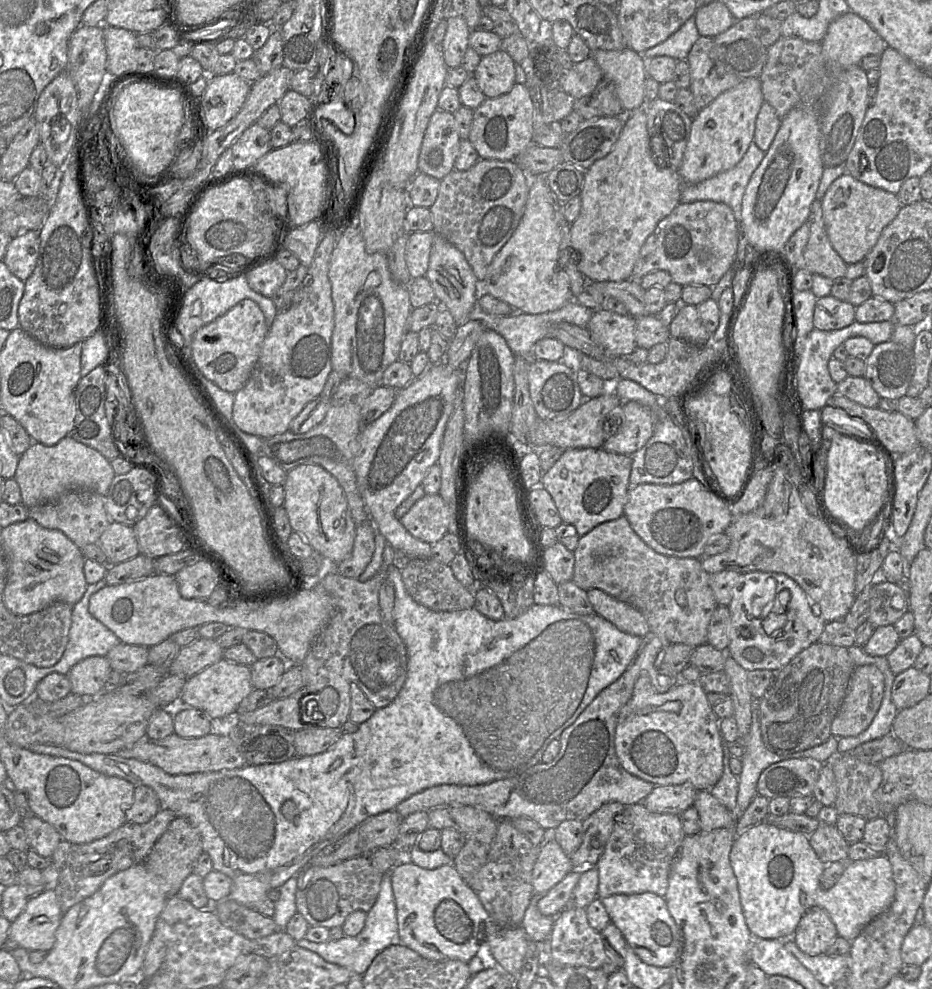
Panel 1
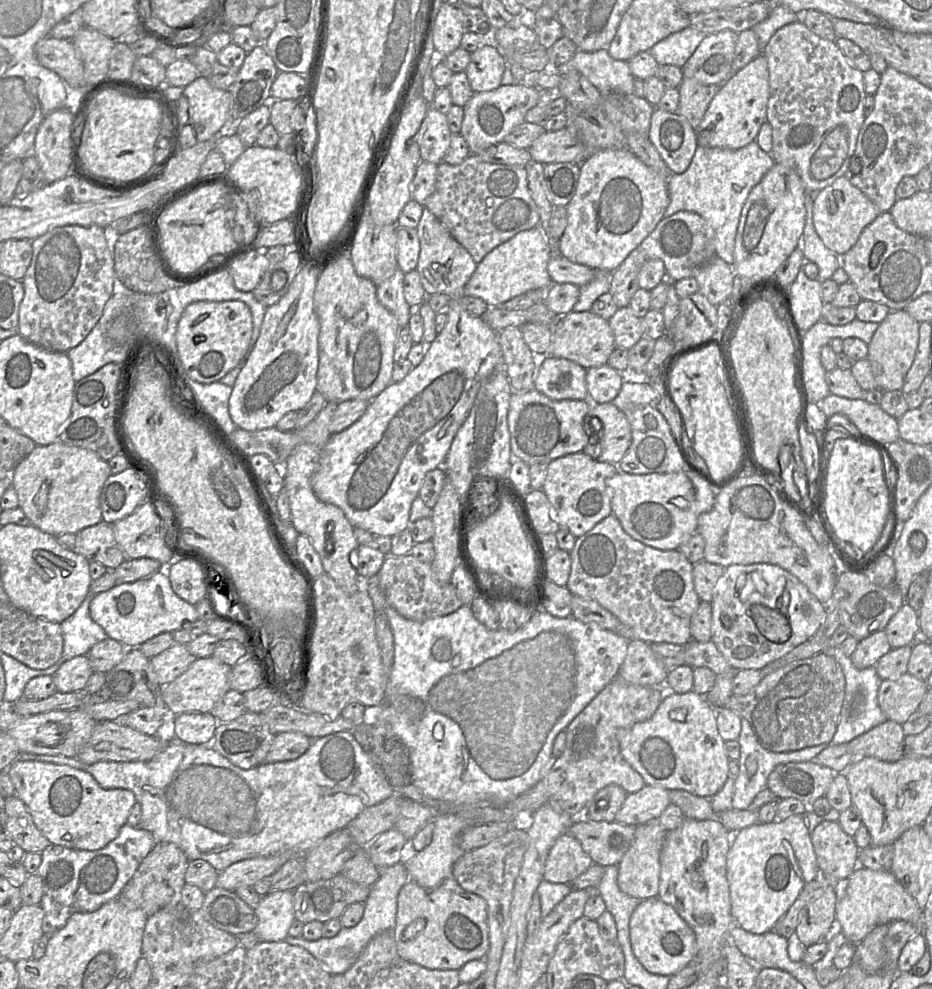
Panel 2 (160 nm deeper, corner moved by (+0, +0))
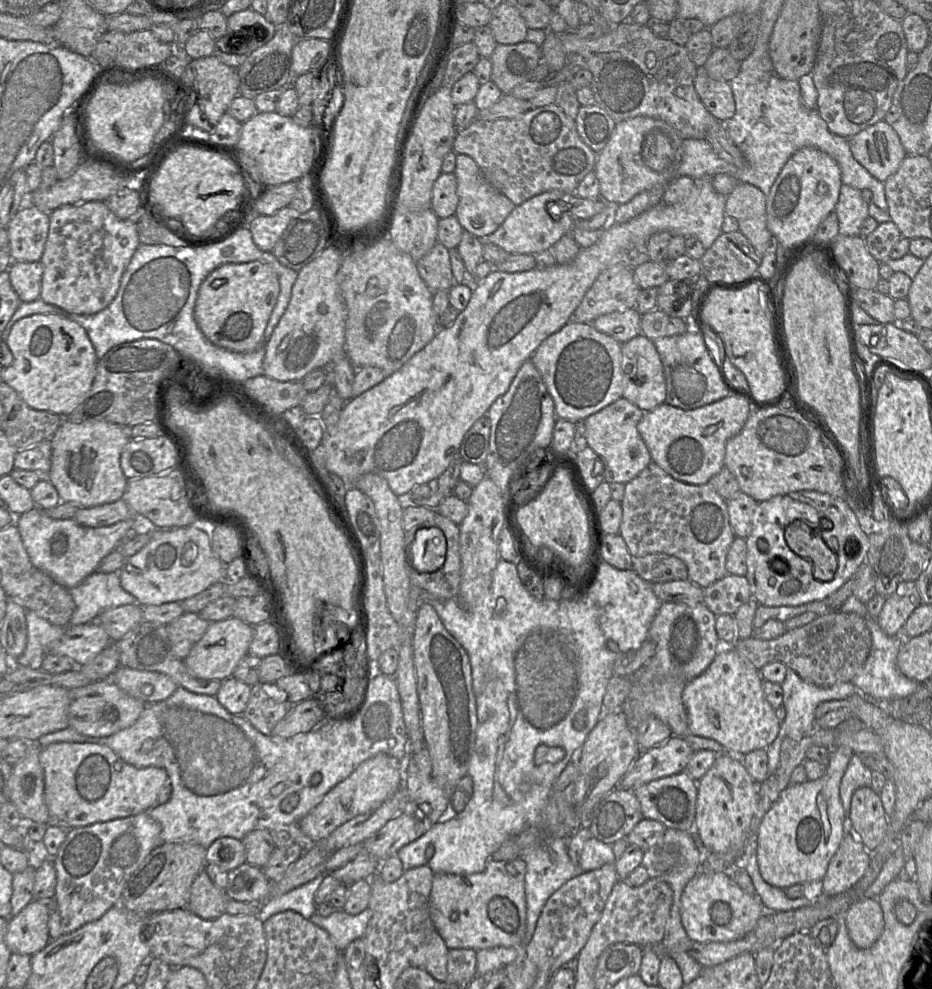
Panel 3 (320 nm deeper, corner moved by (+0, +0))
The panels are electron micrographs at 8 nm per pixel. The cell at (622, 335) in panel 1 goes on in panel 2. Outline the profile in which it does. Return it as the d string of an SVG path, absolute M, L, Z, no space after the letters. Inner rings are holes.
M570 311L556 319L552 329L552 341L549 355L565 358L578 363L584 368L606 365L610 354L616 348L614 334L608 320L593 312Z

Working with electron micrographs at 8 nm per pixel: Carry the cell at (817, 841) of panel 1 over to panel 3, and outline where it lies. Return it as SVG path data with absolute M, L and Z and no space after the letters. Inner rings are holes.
M847 833L824 877L825 897L834 897L852 889L866 872L869 863L870 851L854 833Z

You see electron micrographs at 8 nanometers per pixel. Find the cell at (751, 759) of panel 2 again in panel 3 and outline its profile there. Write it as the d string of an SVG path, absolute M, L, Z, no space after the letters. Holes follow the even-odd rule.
M718 755L697 783L695 823L703 846L717 855L740 852L757 810L760 783L749 775L741 760L727 755Z

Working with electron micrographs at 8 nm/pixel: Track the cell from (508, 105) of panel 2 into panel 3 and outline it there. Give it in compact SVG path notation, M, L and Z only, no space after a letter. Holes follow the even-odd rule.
M556 104L531 109L517 118L497 120L474 119L466 129L458 130L453 149L466 154L479 166L484 178L516 206L549 190L573 193L584 177L594 170L598 154L578 134L575 121Z

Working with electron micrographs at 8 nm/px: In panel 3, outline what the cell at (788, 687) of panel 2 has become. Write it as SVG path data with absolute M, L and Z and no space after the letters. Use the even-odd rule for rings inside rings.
M723 647L703 673L687 681L682 700L691 735L713 739L724 748L740 755L758 749L767 749L779 734L781 723L776 716L776 711L765 698L764 682L760 671L742 659L734 647Z

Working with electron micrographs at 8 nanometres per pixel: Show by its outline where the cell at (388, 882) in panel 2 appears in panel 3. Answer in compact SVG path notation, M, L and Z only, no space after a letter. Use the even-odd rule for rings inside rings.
M367 907L357 915L336 909L329 916L323 917L318 913L311 916L310 921L326 930L338 951L343 954L350 943L363 939L372 912Z

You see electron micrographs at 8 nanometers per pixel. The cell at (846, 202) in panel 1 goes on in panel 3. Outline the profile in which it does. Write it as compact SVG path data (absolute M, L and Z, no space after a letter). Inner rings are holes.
M842 184L835 212L839 221L839 234L854 237L861 235L863 221L869 217L869 204L864 201L861 191Z

